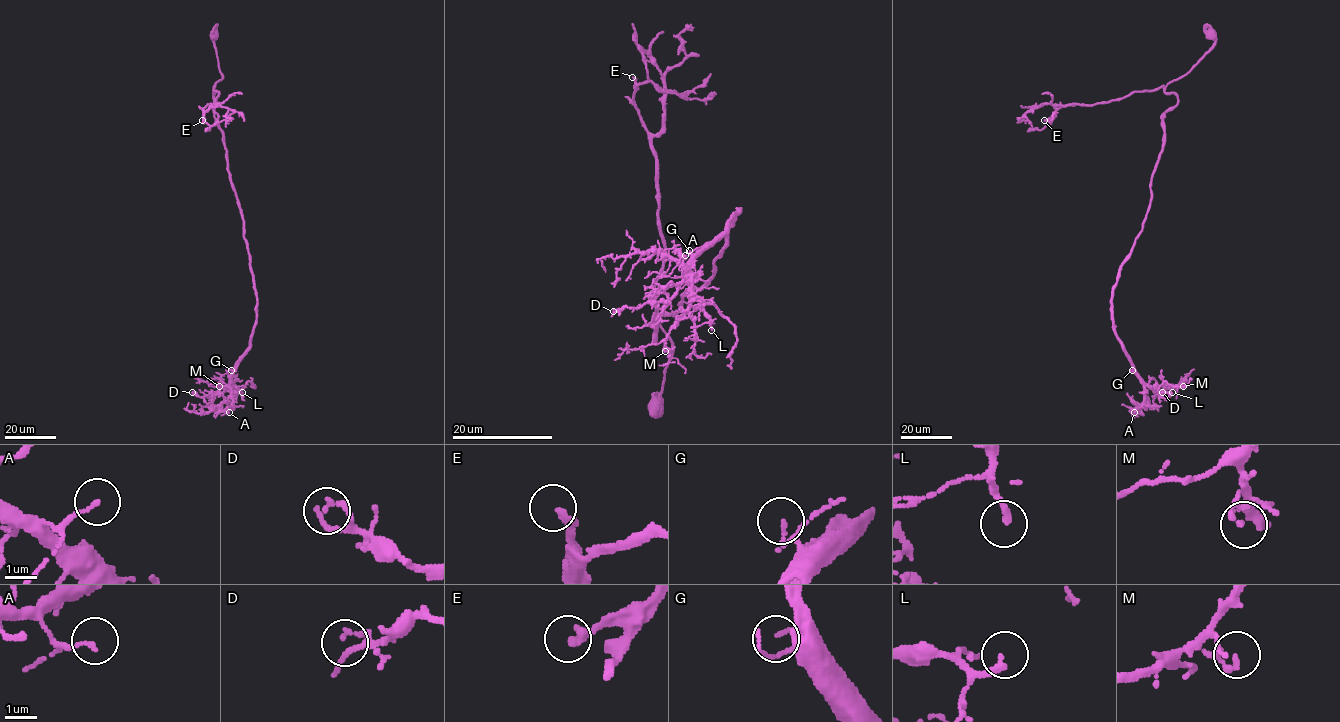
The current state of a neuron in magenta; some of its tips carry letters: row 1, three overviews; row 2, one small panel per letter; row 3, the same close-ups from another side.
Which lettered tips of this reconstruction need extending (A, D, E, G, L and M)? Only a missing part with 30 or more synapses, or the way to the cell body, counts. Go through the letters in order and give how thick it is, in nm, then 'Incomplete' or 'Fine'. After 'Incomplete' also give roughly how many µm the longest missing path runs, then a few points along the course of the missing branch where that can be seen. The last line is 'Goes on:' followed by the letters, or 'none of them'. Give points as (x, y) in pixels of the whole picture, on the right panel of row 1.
A: Thickness 120 nm. Fine
D: Thickness 130 nm. Fine
E: Thickness 280 nm. Incomplete. Missing length about 15 µm. Course of what is missing: (1044, 120), (1030, 125), (1024, 120)
G: Thickness 70 nm. Fine
L: Thickness 240 nm. Fine
M: Thickness 160 nm. Fine
Goes on: E

